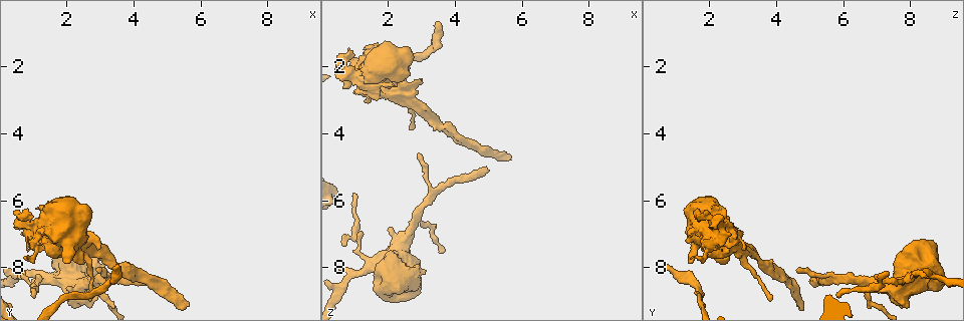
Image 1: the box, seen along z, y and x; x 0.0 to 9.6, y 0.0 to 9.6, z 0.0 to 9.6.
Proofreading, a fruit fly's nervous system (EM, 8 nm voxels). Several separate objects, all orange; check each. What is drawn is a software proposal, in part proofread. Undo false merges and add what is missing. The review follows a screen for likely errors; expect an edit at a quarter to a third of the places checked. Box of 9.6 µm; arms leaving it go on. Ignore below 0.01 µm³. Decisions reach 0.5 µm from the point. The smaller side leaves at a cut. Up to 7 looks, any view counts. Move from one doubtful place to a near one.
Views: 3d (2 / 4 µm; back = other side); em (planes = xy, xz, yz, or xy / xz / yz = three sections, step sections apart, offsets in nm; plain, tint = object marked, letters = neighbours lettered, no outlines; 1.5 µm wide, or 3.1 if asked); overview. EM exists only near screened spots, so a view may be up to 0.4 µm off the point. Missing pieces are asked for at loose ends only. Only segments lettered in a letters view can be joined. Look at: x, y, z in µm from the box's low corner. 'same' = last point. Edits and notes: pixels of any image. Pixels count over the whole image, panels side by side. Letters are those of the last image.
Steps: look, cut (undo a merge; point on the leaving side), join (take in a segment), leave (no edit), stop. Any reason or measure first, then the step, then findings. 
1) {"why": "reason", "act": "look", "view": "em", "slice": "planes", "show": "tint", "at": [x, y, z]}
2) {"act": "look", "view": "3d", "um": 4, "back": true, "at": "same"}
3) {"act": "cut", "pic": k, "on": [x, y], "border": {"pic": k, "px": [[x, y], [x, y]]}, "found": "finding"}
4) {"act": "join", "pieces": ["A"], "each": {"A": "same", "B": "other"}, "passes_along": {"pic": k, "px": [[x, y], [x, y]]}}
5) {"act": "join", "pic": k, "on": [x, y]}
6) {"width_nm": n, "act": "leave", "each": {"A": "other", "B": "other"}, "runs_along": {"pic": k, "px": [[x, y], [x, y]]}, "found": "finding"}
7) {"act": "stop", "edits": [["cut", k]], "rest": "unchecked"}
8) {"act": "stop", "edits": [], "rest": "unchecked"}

{"why": "branch stops here", "act": "look", "view": "em", "slice": "planes", "show": "letters", "at": [1.65, 6.90, 3.00]}

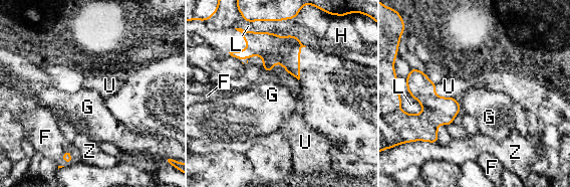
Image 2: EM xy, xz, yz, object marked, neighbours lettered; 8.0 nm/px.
{"act": "leave", "each": {"F": "other", "G": "other", "H": "other", "L": "other", "U": "other", "Z": "other"}, "found": "no lettered segment goes on from it"}

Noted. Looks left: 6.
{"why": "tapers out", "act": "look", "view": "3d", "um": 2, "at": [2.90, 8.05, 4.55]}

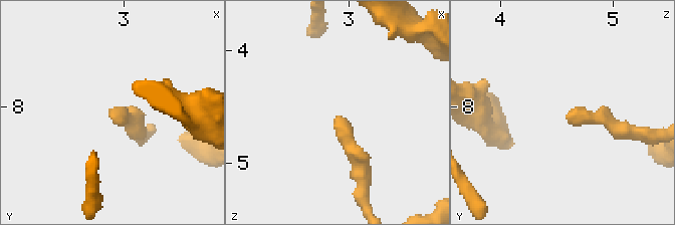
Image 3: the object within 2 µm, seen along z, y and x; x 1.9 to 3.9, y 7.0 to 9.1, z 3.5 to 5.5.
{"act": "look", "view": "em", "slice": "xy", "step": 8, "show": "tint", "at": [2.90, 8.08, 4.58]}

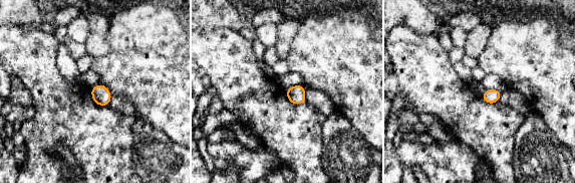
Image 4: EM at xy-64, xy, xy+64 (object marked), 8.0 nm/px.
{"act": "look", "view": "em", "slice": "xz", "step": 8, "show": "letters", "at": "same"}

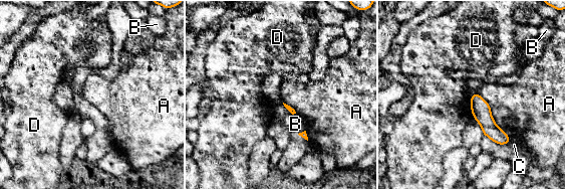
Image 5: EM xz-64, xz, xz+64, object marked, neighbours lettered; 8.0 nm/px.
{"act": "leave", "each": {"A": "other", "B": "other", "C": "other", "D": "other"}, "runs_along": {"pic": 5, "px": [[475, 96], [486, 122], [506, 141]]}, "found": "no lettered segment goes on from it"}

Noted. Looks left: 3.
{"why": "calibre changes", "act": "look", "view": "em", "slice": "planes", "show": "plain", "at": [3.20, 8.45, 1.50]}

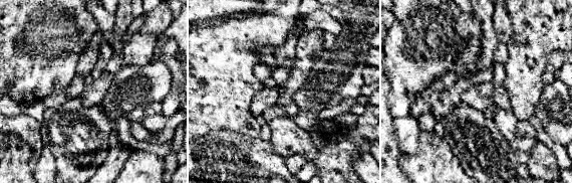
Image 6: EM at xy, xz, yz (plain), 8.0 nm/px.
{"why": "what lies round it", "act": "look", "view": "em", "slice": "planes", "show": "letters", "at": "same"}

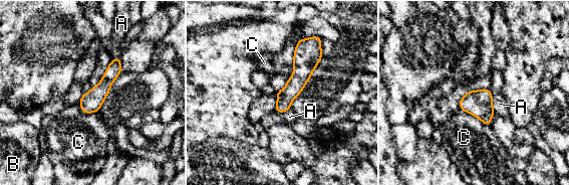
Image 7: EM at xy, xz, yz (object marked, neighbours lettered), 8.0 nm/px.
{"act": "leave", "each": {"A": "other", "B": "other", "C": "other"}, "runs_along": {"pic": 7, "px": [[311, 39], [302, 73], [277, 110]]}, "found": "one neuron here"}

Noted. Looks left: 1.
{"act": "stop", "edits": [], "rest": "unchecked"}

